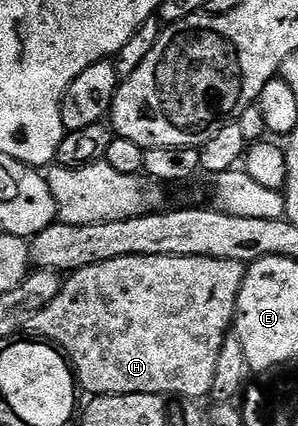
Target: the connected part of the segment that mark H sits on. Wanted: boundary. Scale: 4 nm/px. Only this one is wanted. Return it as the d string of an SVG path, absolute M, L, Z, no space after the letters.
M163 255L162 257L114 257L114 261L102 261L98 265L90 265L81 271L71 272L64 279L62 289L42 313L38 313L30 320L30 327L37 335L50 337L64 350L68 356L79 386L89 392L89 396L97 395L171 395L193 401L203 400L203 395L215 388L214 373L218 365L220 351L224 348L226 336L233 330L236 321L236 302L238 293L242 289L245 264L238 261L222 261L218 257L178 257L177 255Z

